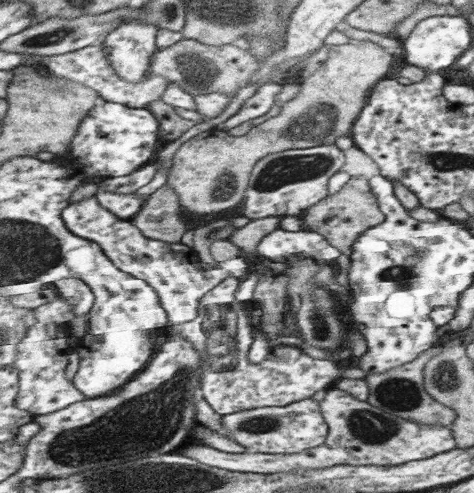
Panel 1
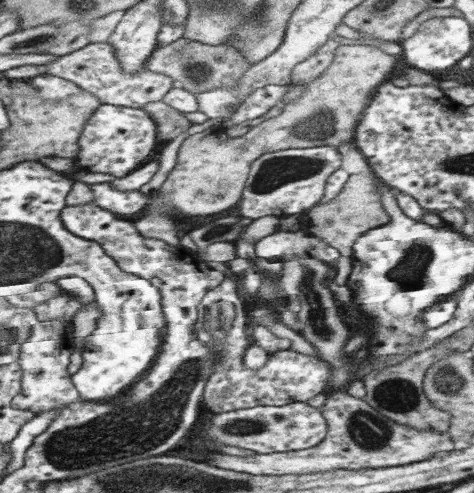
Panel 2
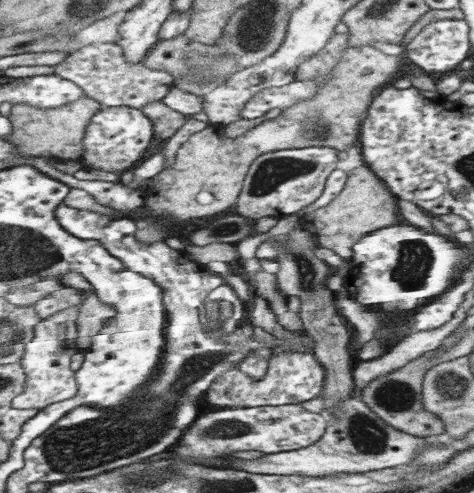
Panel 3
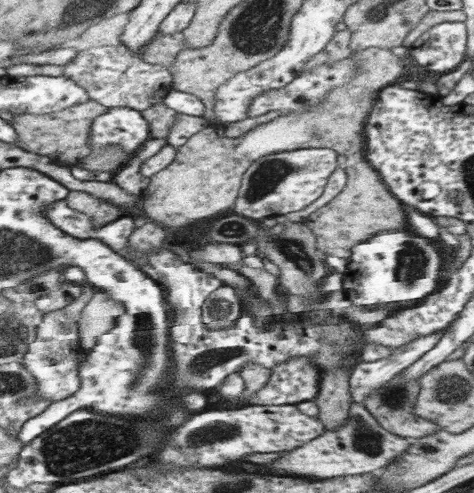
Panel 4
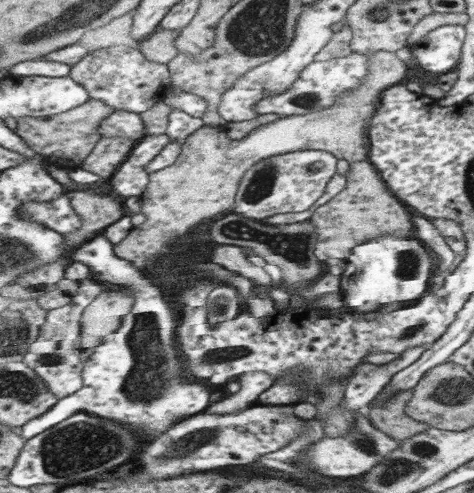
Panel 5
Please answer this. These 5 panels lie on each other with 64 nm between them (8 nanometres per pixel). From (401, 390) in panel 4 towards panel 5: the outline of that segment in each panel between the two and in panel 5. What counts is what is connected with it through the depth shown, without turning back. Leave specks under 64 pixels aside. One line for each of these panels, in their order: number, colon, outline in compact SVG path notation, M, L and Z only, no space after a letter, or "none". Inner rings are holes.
5: M397 392L385 406L379 408L371 408L367 412L367 422L379 430L381 434L385 434L387 438L391 438L393 442L403 442L423 430L427 430L427 426L415 422L413 418L409 418L403 412L403 406L409 402L411 392Z

